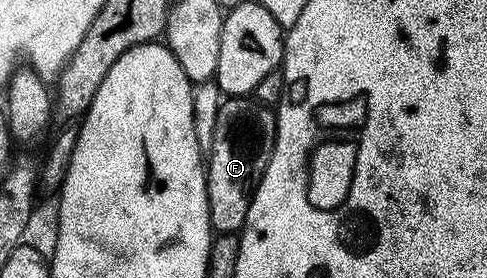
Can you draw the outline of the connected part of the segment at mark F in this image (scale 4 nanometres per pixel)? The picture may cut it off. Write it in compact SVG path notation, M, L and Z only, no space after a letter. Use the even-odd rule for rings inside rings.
M229 96L222 101L215 119L214 136L211 148L207 153L207 204L209 219L217 234L237 234L245 226L247 212L253 203L253 194L261 183L263 172L271 160L273 145L277 139L277 115L268 105L249 96Z

